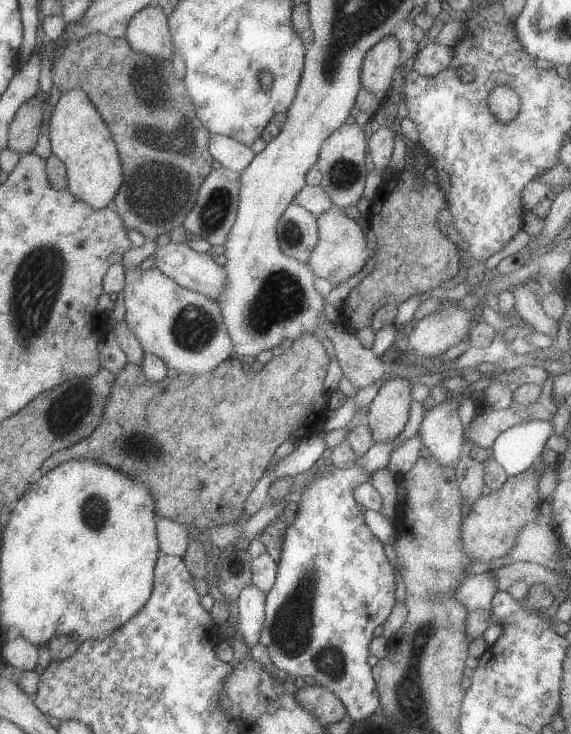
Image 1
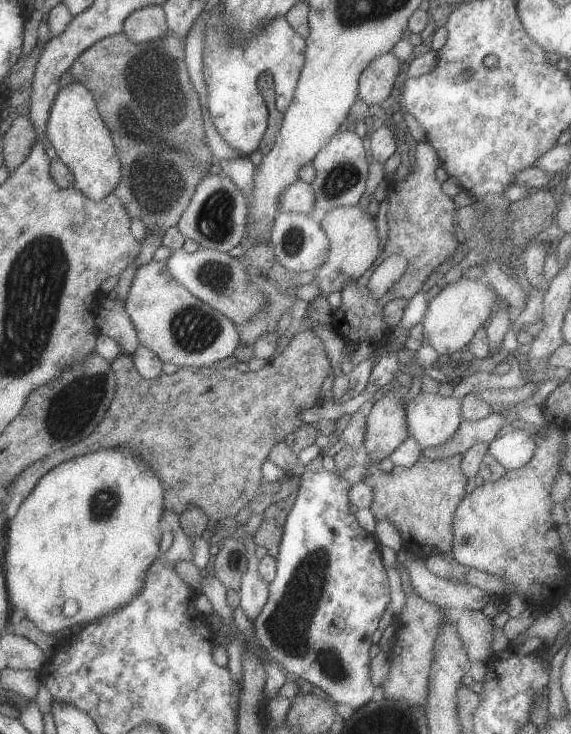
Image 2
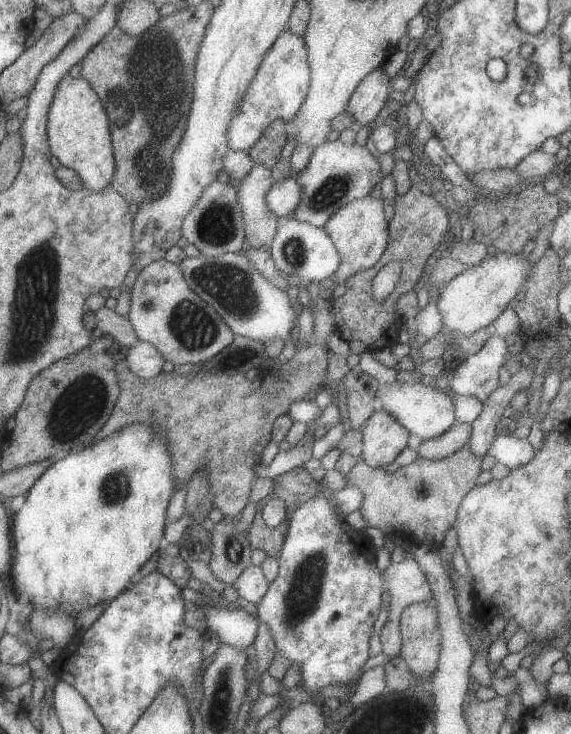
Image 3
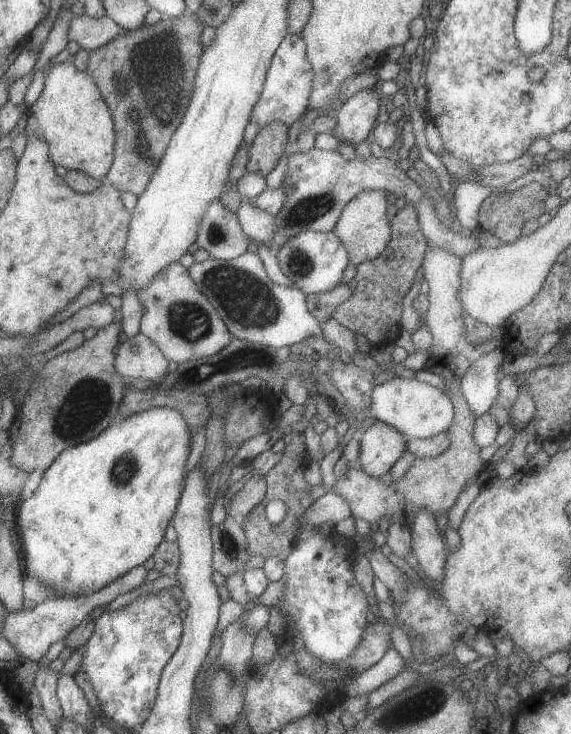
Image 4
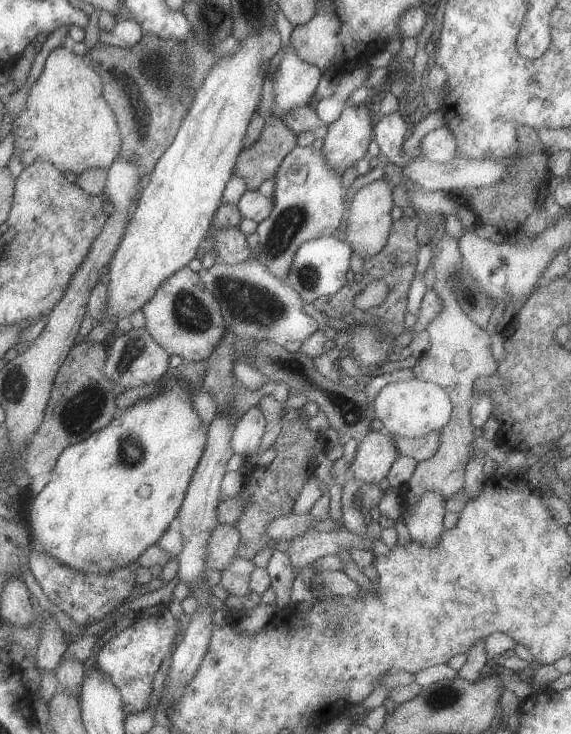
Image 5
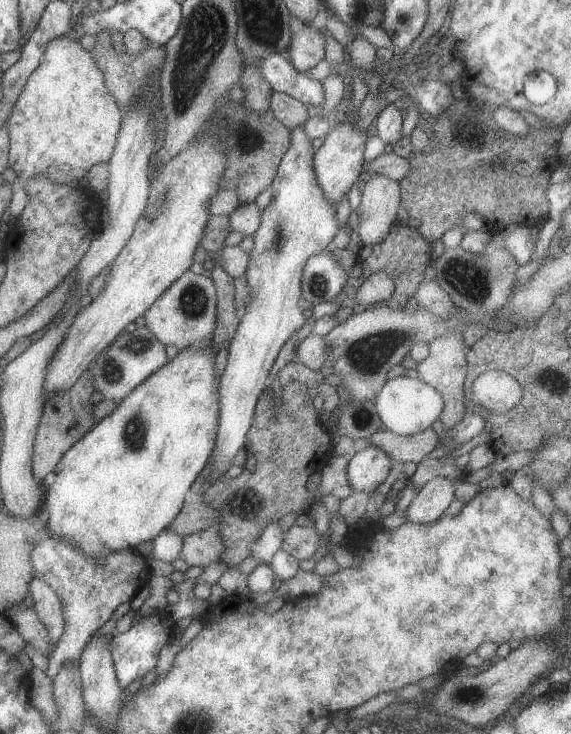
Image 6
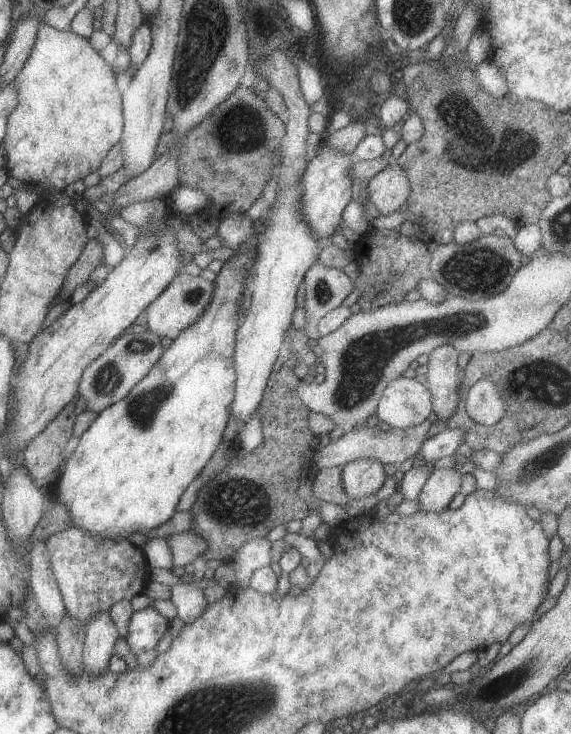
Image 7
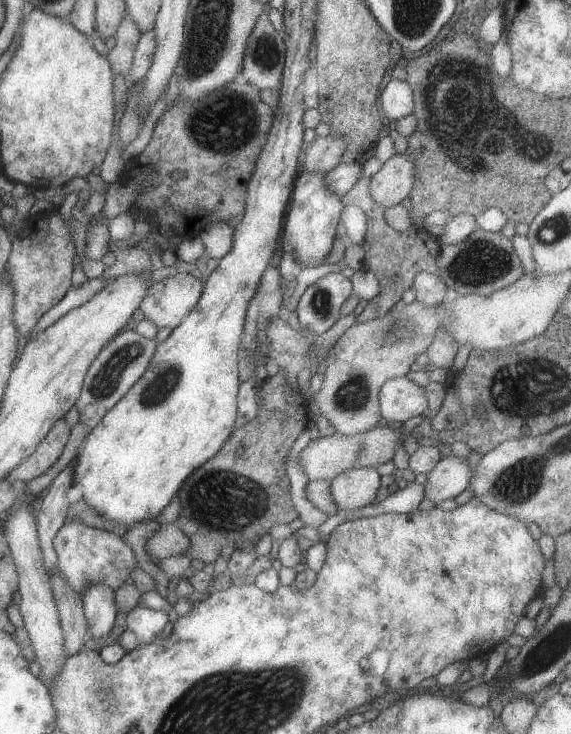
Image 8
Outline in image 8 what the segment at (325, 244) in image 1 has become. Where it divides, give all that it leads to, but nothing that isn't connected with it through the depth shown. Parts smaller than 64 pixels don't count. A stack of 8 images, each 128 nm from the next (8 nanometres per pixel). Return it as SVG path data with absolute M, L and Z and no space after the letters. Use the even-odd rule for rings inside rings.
M396 153L371 177L370 194L387 209L407 196L416 180L417 166L406 154Z

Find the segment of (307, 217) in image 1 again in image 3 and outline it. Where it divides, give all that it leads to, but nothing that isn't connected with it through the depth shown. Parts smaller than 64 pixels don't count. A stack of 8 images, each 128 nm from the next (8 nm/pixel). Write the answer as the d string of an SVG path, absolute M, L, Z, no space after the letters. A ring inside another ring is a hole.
M292 215L278 219L270 252L275 265L285 275L296 274L308 285L332 278L341 263L340 253L324 227L298 222Z

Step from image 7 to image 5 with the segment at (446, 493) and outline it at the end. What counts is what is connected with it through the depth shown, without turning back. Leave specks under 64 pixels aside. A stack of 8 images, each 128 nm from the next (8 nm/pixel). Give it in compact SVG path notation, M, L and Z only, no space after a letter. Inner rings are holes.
M428 491L401 516L405 520L411 538L425 547L438 545L445 529L445 498L436 491Z

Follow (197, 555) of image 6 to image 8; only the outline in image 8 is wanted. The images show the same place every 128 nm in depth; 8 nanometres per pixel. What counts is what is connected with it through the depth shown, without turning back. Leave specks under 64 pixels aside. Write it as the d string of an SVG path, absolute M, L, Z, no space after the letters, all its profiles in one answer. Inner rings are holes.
M162 523L146 541L145 549L154 559L175 557L184 554L190 539L173 523Z

